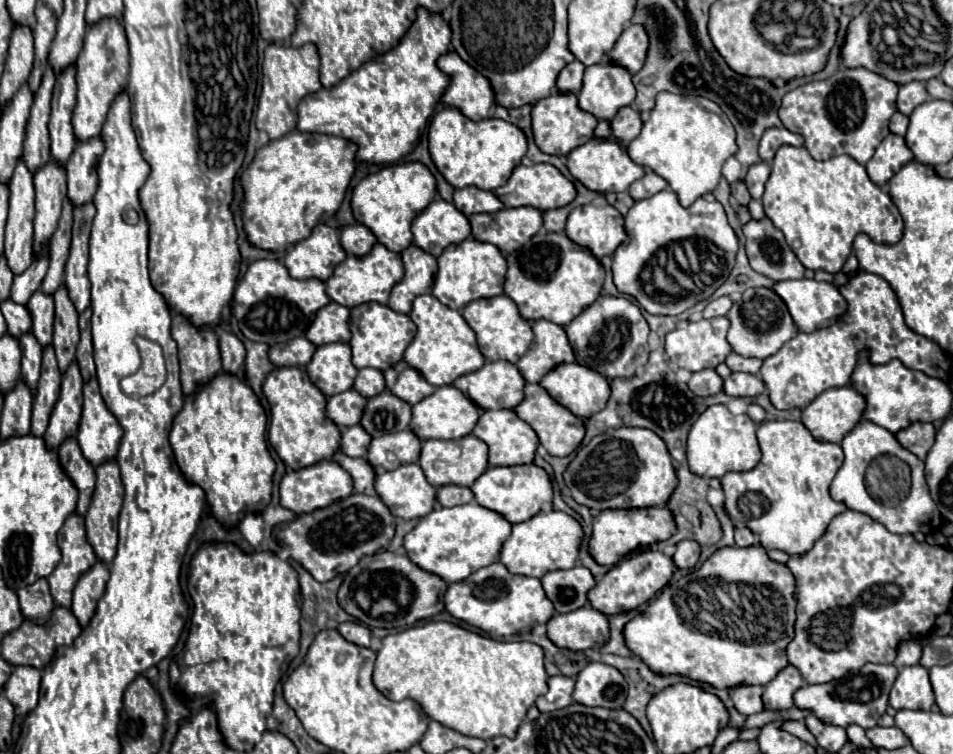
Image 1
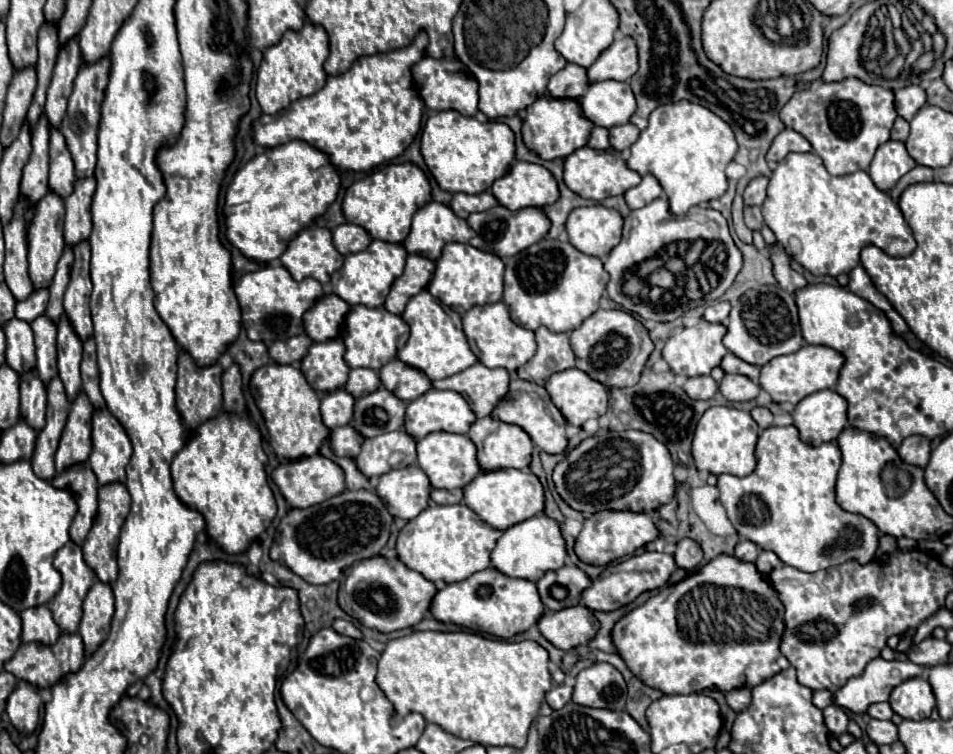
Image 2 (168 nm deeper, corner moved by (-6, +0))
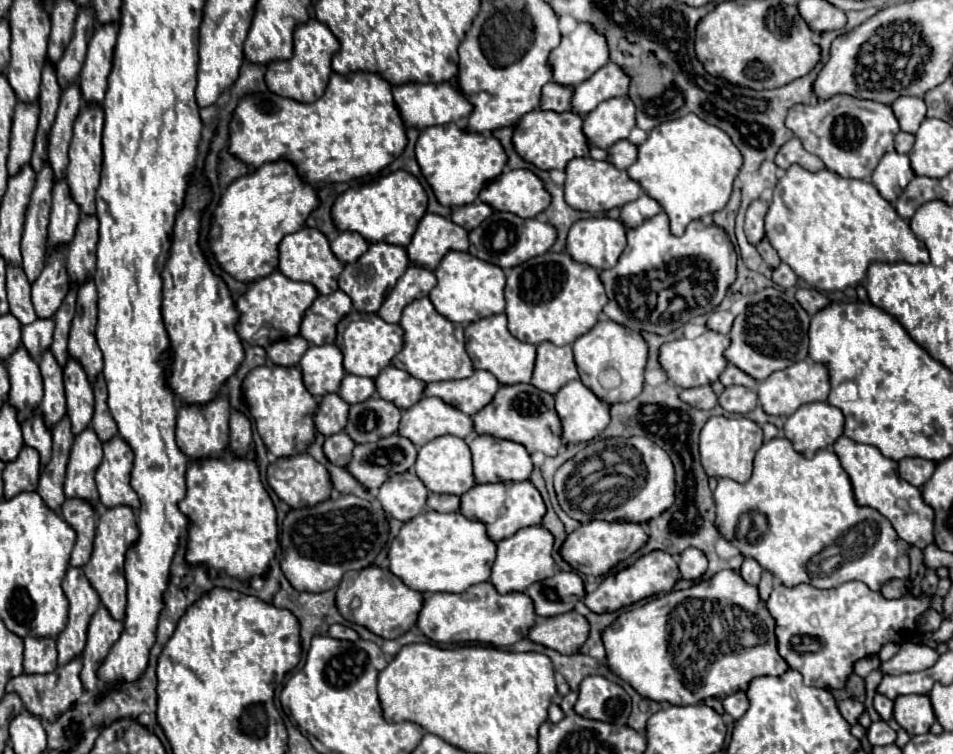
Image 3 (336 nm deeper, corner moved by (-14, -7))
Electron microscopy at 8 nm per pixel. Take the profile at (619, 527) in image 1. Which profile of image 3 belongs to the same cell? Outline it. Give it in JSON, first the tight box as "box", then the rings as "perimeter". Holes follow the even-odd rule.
{"box":[560,520,648,576],"perimeter":[[[594,520],[594,522],[582,524],[578,530],[568,534],[566,542],[562,544],[560,554],[578,572],[590,574],[590,576],[604,576],[612,566],[616,566],[616,562],[632,556],[646,542],[648,542],[648,534],[644,532],[644,528],[640,524]]]}

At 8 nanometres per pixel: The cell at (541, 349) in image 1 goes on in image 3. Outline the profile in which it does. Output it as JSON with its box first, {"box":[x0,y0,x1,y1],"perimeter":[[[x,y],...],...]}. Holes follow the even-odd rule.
{"box":[532,342,578,394],"perimeter":[[[542,342],[538,346],[536,368],[532,376],[532,384],[538,390],[556,394],[564,384],[578,378],[572,346],[554,346],[552,342]]]}

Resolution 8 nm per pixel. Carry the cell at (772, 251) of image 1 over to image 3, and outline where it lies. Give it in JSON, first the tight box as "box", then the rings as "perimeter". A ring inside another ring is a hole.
{"box":[796,288,828,316],"perimeter":[[[800,288],[800,290],[796,290],[796,298],[798,298],[798,302],[800,302],[800,306],[812,316],[814,312],[818,312],[822,306],[826,306],[828,304],[828,298],[826,296],[822,296],[818,290],[814,290],[814,288]]]}

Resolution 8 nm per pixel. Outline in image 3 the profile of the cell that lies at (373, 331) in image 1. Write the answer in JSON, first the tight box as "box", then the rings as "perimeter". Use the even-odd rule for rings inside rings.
{"box":[336,312,404,378],"perimeter":[[[352,312],[340,322],[336,344],[344,354],[346,372],[356,374],[356,376],[376,378],[386,366],[390,366],[390,360],[402,350],[404,330],[400,328],[400,324],[390,324],[390,322],[382,320],[378,314]]]}

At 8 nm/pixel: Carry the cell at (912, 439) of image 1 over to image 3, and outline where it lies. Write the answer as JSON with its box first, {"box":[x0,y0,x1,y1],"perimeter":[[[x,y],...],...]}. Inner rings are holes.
{"box":[898,458,936,486],"perimeter":[[[902,458],[898,462],[898,474],[900,478],[906,478],[906,482],[914,486],[922,486],[934,472],[936,462],[924,460],[924,458]]]}

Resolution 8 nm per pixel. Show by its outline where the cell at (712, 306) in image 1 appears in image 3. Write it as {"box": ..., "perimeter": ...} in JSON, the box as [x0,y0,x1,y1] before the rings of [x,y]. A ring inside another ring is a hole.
{"box":[708,310,734,334],"perimeter":[[[714,310],[708,318],[708,328],[714,330],[714,332],[720,332],[720,334],[730,334],[730,328],[732,328],[732,322],[734,322],[734,314],[732,312],[722,312],[722,310]]]}

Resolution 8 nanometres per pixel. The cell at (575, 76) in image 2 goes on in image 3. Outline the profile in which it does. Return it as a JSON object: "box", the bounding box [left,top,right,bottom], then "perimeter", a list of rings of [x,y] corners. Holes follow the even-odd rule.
{"box":[542,82,574,112],"perimeter":[[[548,82],[542,88],[542,110],[554,110],[554,112],[566,112],[572,108],[572,94],[574,88],[562,86],[558,82]]]}

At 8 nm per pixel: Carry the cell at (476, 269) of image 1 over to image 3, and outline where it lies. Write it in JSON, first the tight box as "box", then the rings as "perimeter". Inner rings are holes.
{"box":[430,252,506,324],"perimeter":[[[448,252],[440,266],[436,268],[436,278],[438,284],[430,292],[430,300],[434,308],[446,316],[452,322],[458,324],[470,324],[486,316],[494,316],[504,312],[506,302],[504,302],[504,286],[506,278],[502,268],[482,262],[480,258],[474,258],[470,252]]]}

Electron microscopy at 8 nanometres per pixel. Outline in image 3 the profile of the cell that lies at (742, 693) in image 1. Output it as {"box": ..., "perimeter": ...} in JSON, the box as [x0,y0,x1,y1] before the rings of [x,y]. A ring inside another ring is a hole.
{"box":[722,692,750,720],"perimeter":[[[736,692],[736,694],[728,696],[728,698],[724,698],[722,704],[724,704],[724,710],[726,710],[734,720],[742,718],[742,714],[746,714],[746,710],[750,708],[750,702],[748,702],[746,692]]]}

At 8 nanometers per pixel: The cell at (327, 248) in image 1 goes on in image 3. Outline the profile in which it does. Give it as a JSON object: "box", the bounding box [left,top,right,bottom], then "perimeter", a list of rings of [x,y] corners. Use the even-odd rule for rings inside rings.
{"box":[278,228,344,294],"perimeter":[[[302,228],[294,234],[288,234],[282,242],[280,242],[280,264],[278,270],[288,276],[290,280],[296,282],[308,282],[312,286],[316,286],[316,290],[320,294],[332,294],[338,290],[338,276],[342,272],[344,264],[334,256],[328,238],[314,228]]]}

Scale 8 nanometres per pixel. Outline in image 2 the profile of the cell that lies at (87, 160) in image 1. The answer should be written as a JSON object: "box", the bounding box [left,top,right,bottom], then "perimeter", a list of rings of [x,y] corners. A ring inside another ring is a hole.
{"box":[64,177,96,247],"perimeter":[[[94,177],[78,179],[74,183],[74,191],[64,199],[66,217],[64,217],[64,243],[66,247],[74,247],[90,237],[92,221],[90,221],[90,203],[94,195],[96,183]]]}

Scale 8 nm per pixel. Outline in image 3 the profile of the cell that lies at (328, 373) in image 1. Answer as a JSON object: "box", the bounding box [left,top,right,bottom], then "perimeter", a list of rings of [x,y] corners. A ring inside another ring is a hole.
{"box":[300,344,346,398],"perimeter":[[[332,344],[310,346],[300,360],[300,370],[304,386],[316,398],[338,392],[346,376],[346,370],[342,366],[342,352]]]}

